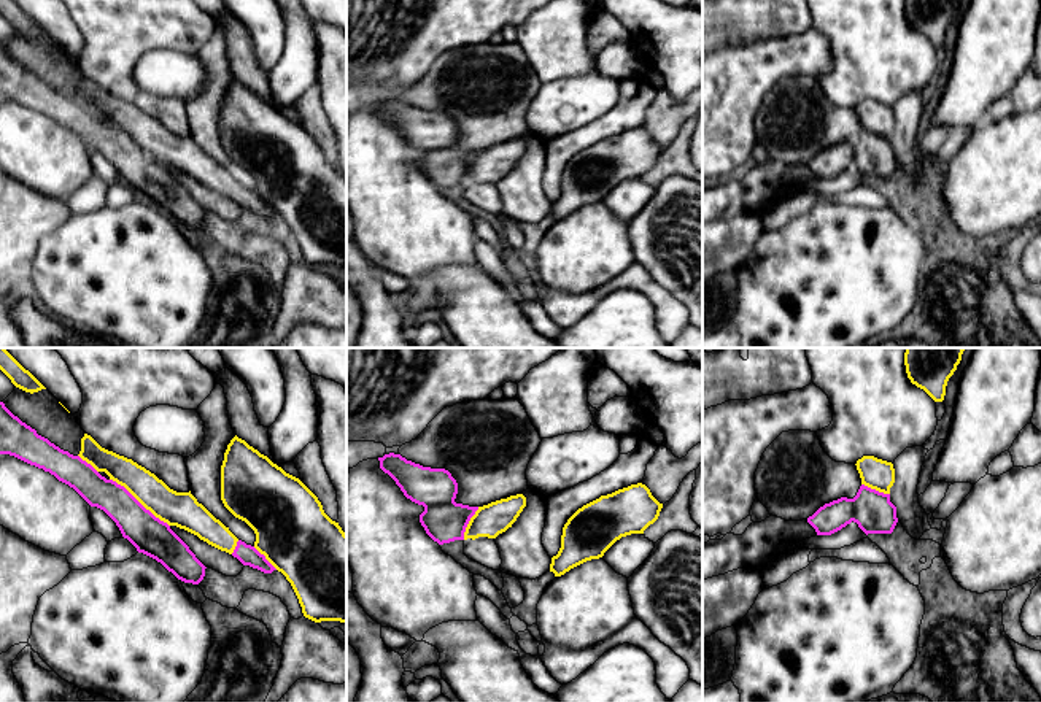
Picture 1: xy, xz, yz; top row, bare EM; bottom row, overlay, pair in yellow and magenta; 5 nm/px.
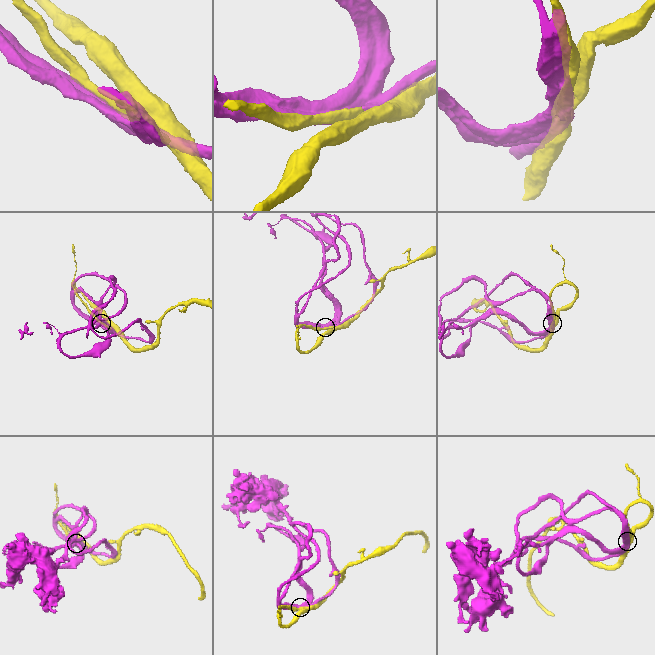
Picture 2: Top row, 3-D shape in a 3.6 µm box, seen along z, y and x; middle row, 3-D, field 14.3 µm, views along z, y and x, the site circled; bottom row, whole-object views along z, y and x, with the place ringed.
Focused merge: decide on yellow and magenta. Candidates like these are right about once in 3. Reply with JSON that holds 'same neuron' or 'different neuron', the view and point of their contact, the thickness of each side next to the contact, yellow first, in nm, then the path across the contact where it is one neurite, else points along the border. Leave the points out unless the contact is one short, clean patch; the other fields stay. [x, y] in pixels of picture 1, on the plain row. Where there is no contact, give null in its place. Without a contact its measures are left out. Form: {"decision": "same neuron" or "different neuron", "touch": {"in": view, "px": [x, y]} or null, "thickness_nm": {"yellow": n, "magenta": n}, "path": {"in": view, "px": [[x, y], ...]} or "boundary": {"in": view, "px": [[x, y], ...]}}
{"decision": "same neuron", "touch": {"in": "xy", "px": [140, 146]}, "thickness_nm": {"yellow": 180, "magenta": 190}}

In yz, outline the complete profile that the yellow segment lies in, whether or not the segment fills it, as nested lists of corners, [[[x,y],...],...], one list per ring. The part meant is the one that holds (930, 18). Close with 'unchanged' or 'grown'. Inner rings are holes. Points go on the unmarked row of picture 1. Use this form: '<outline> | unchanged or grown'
[[[904,0],[907,22],[935,46],[942,46],[949,22],[962,0]]] | unchanged

